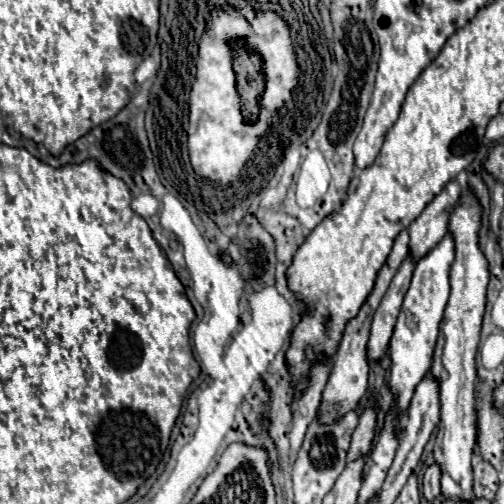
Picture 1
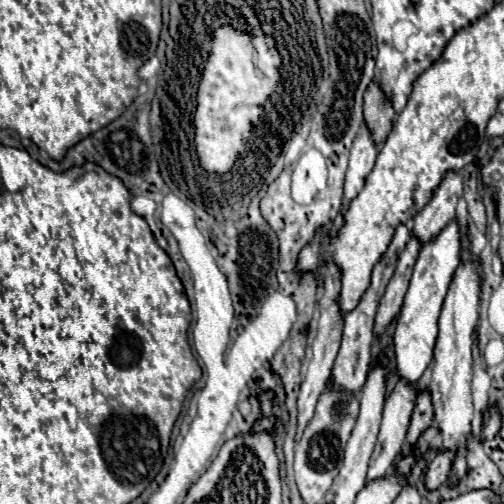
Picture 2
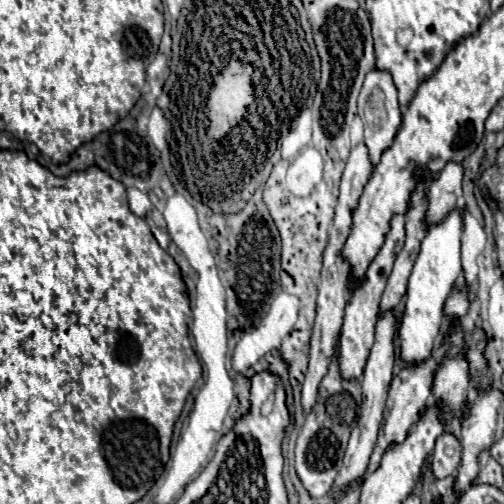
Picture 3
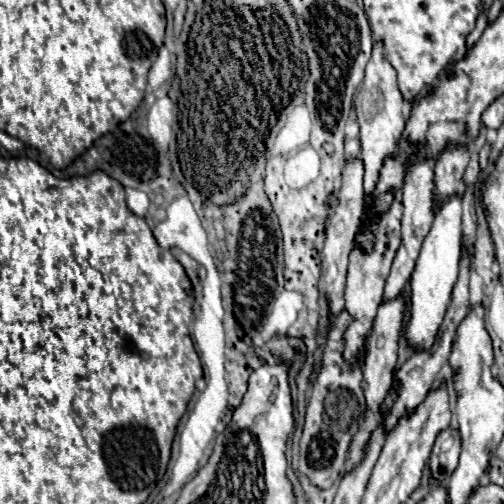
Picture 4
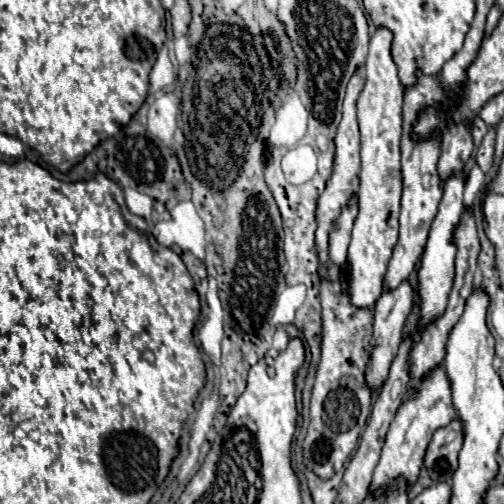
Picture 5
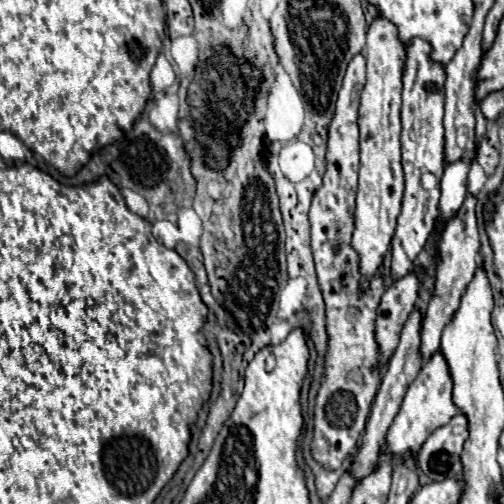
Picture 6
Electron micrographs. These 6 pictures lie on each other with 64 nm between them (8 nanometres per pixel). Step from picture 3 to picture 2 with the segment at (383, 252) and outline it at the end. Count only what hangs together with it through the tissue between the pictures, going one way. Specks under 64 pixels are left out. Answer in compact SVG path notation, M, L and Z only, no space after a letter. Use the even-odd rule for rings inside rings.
M404 224L396 228L394 240L390 242L386 254L382 256L382 260L372 270L372 284L370 284L370 288L364 292L360 304L352 312L348 312L344 316L344 330L342 330L340 352L336 356L336 362L334 362L334 368L332 368L332 380L330 380L332 386L336 390L340 390L340 392L352 390L352 394L358 394L364 388L364 384L366 384L368 370L370 370L370 356L372 356L370 348L372 348L372 342L374 342L374 334L372 334L374 314L376 314L380 296L384 296L384 288L386 288L388 280L392 278L392 272L396 270L396 256L400 256L400 252L404 250L404 244L408 244L408 236L410 236L410 230Z

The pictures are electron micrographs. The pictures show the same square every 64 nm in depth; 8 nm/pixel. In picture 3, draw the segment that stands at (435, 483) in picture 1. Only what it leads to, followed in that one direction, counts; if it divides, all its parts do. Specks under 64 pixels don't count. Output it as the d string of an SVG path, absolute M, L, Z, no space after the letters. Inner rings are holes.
M444 432L438 440L436 440L436 448L434 448L434 456L432 456L432 464L430 470L432 474L440 480L450 476L456 466L460 464L460 442L454 434Z

